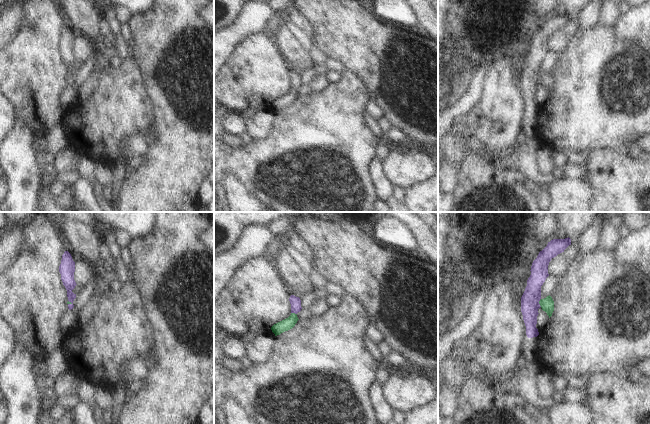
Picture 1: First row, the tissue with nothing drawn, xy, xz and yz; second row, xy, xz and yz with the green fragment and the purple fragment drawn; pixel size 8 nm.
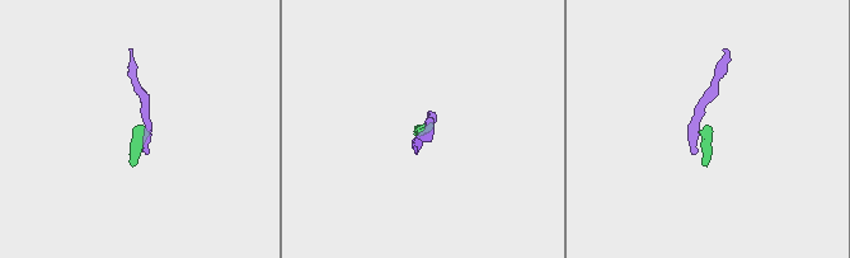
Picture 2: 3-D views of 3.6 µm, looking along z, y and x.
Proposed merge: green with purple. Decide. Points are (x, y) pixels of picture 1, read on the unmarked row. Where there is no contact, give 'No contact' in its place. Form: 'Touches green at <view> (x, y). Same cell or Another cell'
Touches green at yz (539, 79). Same cell

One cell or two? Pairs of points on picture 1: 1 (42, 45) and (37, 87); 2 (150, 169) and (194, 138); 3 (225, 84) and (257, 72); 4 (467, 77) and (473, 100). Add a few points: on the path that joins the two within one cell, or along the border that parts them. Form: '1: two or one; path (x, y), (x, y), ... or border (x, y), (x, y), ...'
1: one; path (37, 55), (37, 77)
2: one; path (161, 169), (183, 149)
3: one; path (233, 84), (242, 84), (249, 80)
4: two; border (478, 67), (469, 89), (454, 104)

